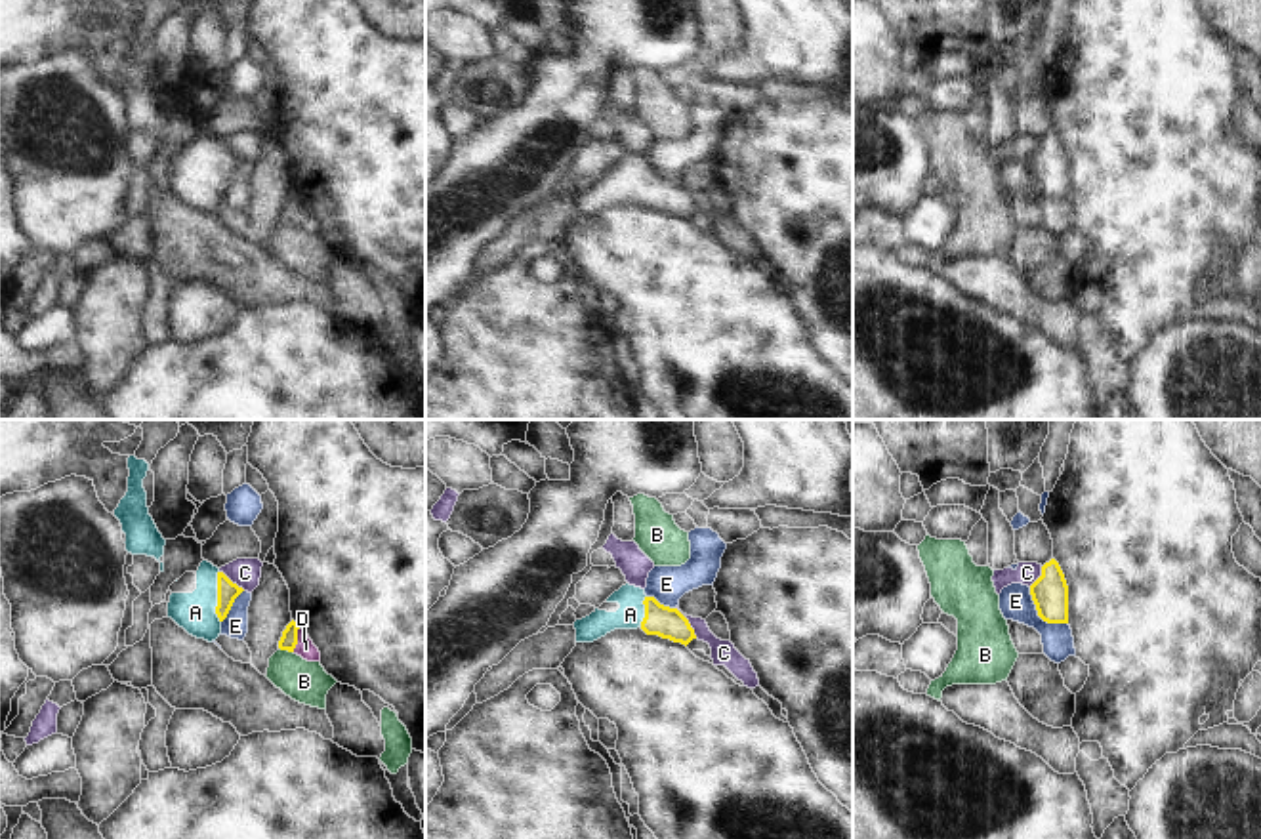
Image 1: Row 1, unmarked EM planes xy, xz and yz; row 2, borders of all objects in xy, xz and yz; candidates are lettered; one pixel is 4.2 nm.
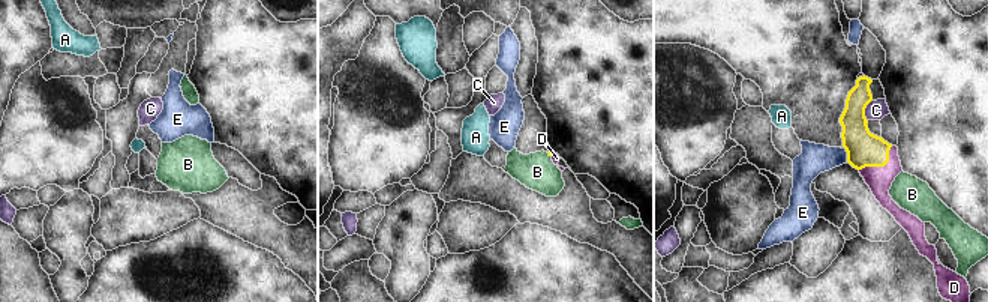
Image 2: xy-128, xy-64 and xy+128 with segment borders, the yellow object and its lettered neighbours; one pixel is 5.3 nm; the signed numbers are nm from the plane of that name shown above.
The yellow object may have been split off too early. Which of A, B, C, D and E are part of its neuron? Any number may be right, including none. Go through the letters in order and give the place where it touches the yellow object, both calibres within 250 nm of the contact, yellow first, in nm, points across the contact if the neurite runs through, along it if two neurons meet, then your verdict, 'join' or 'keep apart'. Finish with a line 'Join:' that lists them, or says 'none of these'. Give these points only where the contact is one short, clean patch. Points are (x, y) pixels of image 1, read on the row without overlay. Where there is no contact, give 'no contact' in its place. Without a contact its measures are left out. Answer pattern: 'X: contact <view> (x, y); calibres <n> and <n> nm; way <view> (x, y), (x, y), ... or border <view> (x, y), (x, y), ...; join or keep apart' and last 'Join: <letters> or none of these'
A: contact xy (218, 170); calibres 90 and 170 nm; way xy (227, 164), (218, 170), (201, 185), (195, 185); join
B: contact xy (287, 222); calibres 70 and 180 nm; border xy (279, 220), (292, 225); keep apart
C: contact xz (687, 195); calibres 130 and 110 nm; border xz (676, 180), (697, 210); keep apart
D: contact xy (296, 212); calibres 70 and 80 nm; way xy (289, 212), (296, 212), (306, 222); join
E: contact yz (1040, 189); calibres 160 and 140 nm; border yz (1029, 161), (1034, 182), (1044, 193), (1067, 197); keep apart
Join: A, D

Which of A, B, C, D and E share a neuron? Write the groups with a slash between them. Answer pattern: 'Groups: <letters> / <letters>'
Groups: A D / B / C / E.

